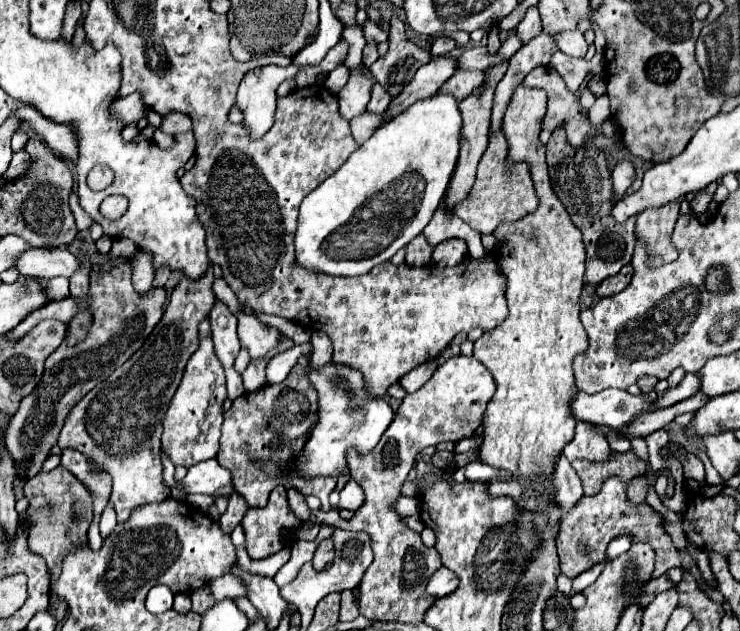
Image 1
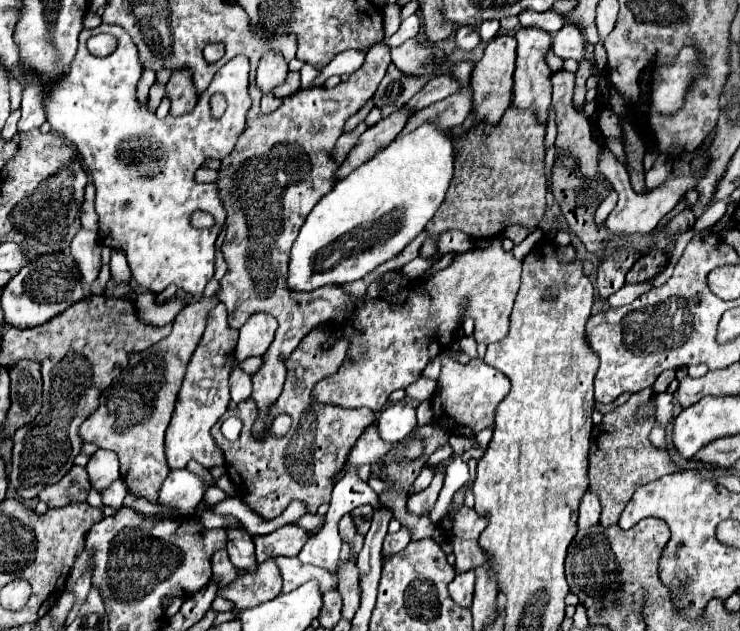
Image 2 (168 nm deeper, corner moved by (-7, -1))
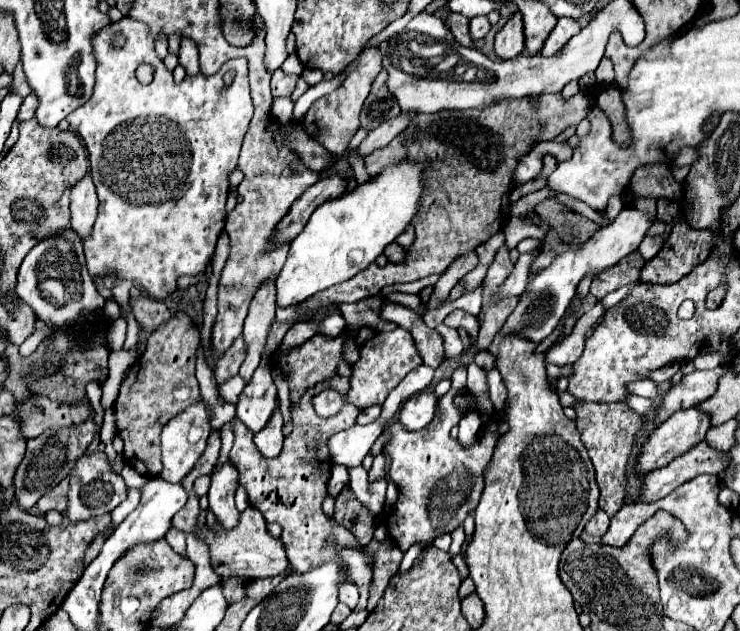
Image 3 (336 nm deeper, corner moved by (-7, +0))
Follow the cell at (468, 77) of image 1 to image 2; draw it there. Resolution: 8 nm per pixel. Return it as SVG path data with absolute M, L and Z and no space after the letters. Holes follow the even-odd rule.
M467 86L465 90L459 90L451 96L447 96L445 100L435 102L435 104L423 108L421 112L415 112L409 118L409 122L401 134L415 130L423 122L439 122L439 126L443 126L443 130L451 130L453 126L463 124L463 120L471 112L471 96L473 96L473 88Z

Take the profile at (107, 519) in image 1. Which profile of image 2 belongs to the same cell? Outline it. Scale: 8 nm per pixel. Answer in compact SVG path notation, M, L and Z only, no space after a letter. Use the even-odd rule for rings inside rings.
M119 480L119 482L115 482L111 488L107 488L103 492L103 504L117 510L117 508L123 506L125 496L127 496L127 486L123 484L123 480Z

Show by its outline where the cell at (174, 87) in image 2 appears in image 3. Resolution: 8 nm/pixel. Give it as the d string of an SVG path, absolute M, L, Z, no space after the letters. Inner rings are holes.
M181 39L181 49L179 49L179 63L185 67L187 75L199 73L199 51L195 41L191 39Z

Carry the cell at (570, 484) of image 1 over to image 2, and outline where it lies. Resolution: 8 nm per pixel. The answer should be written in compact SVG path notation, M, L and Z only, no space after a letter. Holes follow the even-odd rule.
M587 490L581 498L579 504L579 520L577 526L579 530L585 530L587 526L593 526L599 522L599 514L601 514L601 506L599 506L599 498L595 496L595 492Z

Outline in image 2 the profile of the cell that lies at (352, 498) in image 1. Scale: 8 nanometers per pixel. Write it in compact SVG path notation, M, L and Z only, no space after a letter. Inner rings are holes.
M307 514L307 516L303 516L297 524L303 526L305 530L309 530L309 532L317 532L317 530L325 524L325 518L319 516L319 514Z

